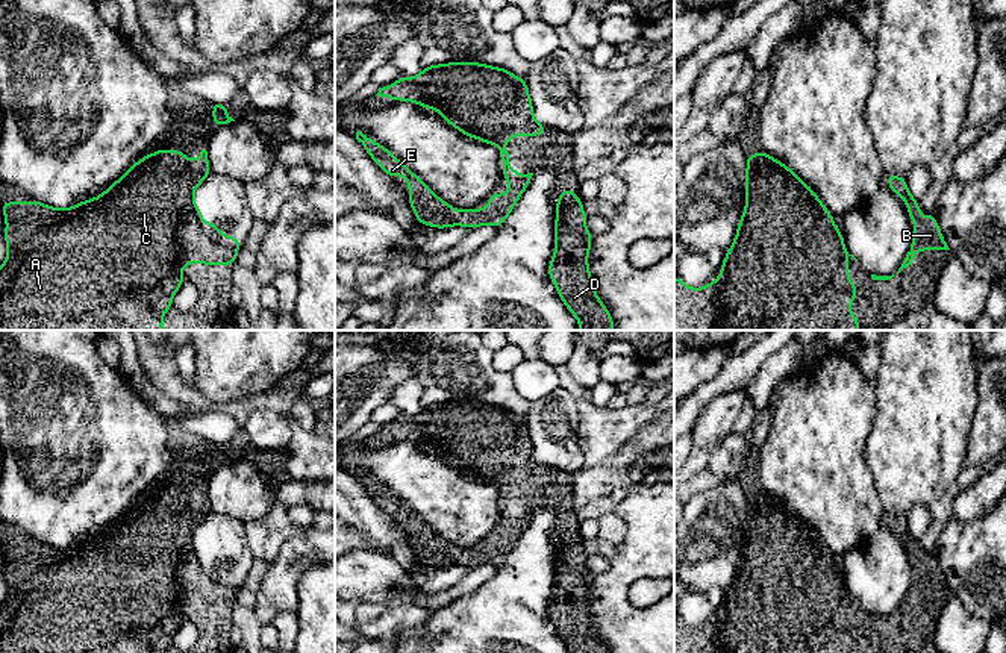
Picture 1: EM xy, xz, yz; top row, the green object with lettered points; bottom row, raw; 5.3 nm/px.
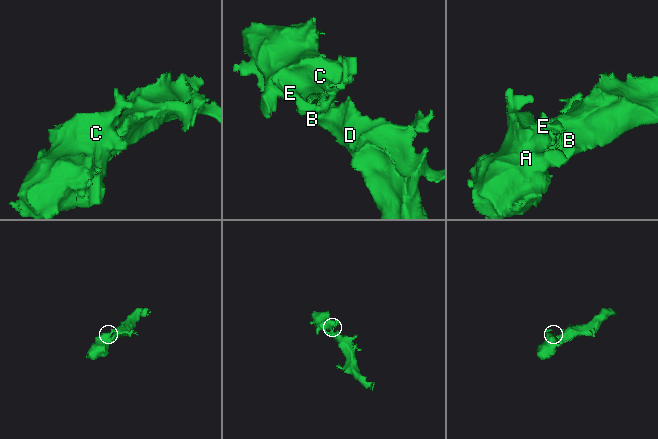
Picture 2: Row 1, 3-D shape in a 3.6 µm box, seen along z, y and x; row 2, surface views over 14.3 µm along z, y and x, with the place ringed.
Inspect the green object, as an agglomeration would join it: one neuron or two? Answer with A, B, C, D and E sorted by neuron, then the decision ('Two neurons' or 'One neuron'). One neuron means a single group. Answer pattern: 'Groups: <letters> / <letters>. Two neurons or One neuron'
Groups: A B C D E. One neuron

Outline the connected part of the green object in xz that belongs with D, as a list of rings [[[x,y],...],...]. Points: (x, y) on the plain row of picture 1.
[[[564,527],[558,535],[555,556],[555,592],[547,612],[570,653],[611,653],[592,624],[588,595],[592,573],[586,570],[583,539]]]

